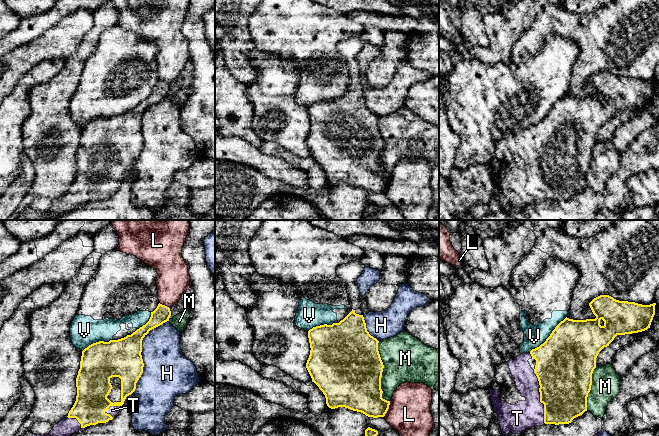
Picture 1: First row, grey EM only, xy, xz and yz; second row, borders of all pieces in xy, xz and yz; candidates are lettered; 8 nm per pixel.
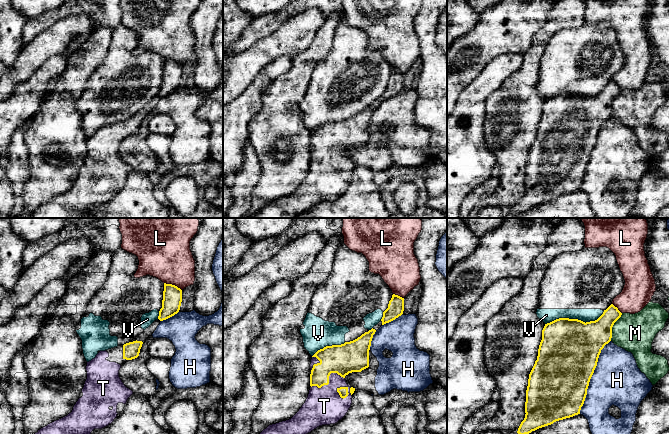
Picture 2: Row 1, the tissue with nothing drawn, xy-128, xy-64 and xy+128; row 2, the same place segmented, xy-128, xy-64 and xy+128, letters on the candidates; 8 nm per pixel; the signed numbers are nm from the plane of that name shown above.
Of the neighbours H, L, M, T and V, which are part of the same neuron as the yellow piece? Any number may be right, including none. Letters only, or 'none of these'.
T

